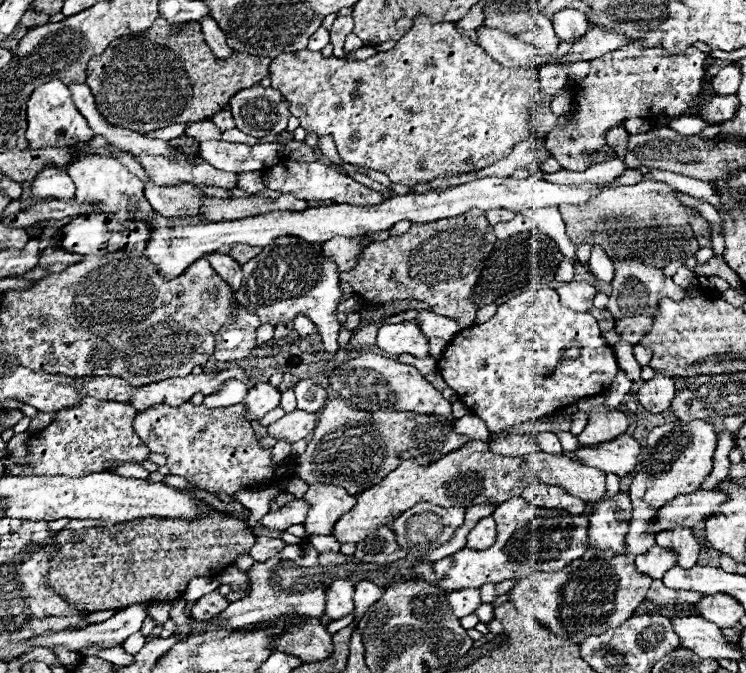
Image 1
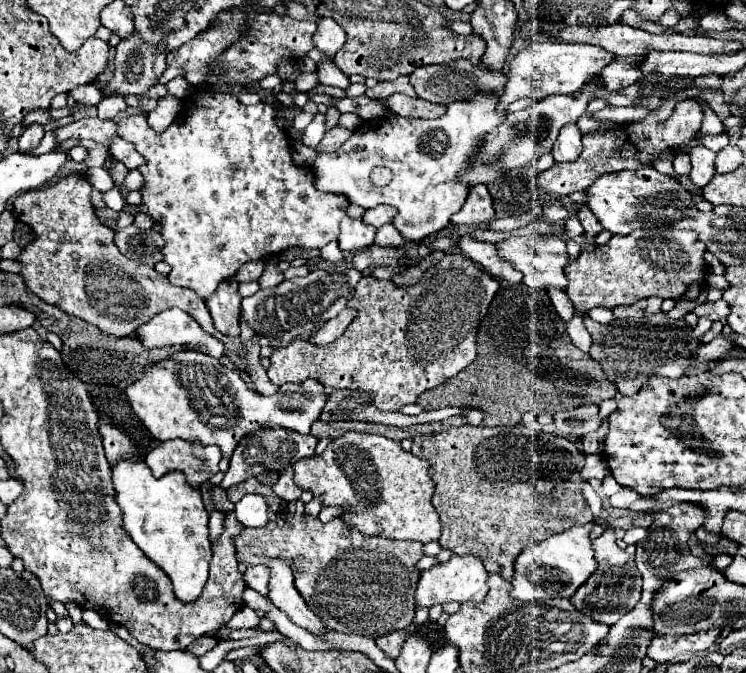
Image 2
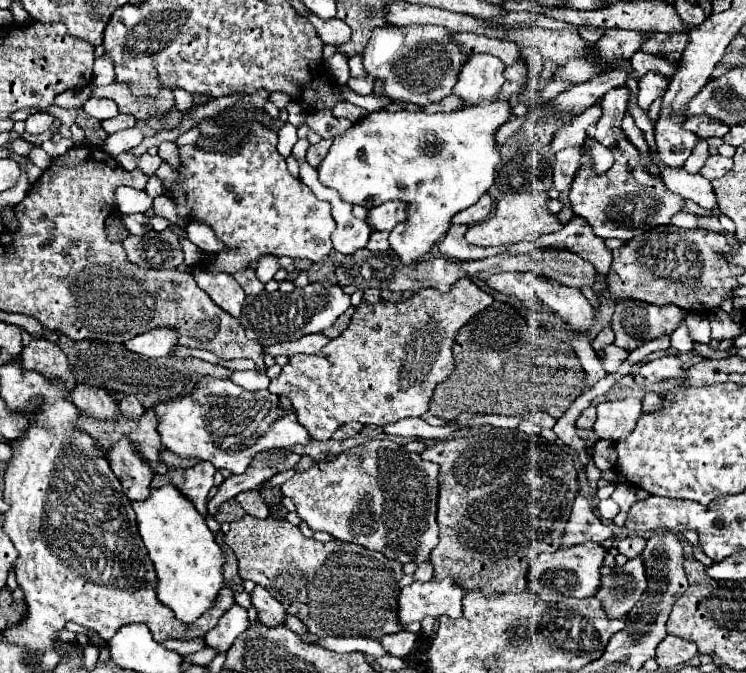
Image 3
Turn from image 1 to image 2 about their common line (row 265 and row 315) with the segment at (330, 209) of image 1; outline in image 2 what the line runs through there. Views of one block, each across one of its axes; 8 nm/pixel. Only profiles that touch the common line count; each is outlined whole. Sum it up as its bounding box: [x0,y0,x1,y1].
[138,308,224,360]

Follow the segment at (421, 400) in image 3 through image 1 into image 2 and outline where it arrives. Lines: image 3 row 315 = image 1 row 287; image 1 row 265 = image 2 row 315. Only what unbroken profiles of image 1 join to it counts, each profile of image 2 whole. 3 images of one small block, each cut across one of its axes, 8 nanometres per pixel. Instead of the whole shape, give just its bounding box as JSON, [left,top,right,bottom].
[268,254,500,412]

